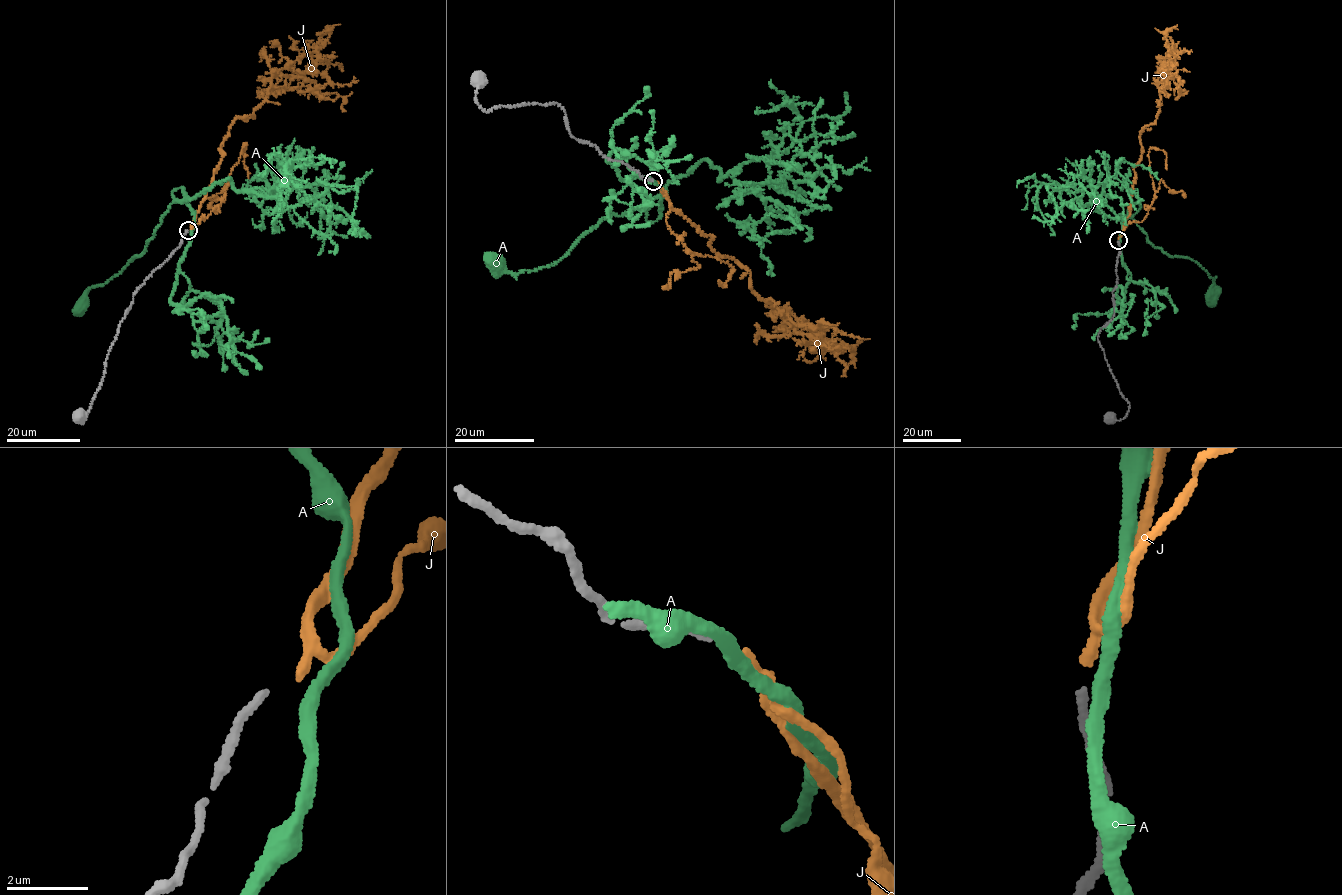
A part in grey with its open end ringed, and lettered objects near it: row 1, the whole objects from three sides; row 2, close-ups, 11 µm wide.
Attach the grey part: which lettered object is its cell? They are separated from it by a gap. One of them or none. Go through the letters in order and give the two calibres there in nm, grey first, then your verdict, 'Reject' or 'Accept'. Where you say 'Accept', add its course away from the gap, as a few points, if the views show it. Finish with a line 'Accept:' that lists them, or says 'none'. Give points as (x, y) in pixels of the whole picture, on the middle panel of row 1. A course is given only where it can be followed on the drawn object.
A: Thickness 190 nm (grey) against 320 nm. Reject
J: Thickness 190 nm (grey) against 170 nm. Accept. Its course: (655, 182), (712, 236), (712, 248), (749, 271), (753, 291), (785, 310), (797, 333), (818, 347), (835, 341)
Accept: J

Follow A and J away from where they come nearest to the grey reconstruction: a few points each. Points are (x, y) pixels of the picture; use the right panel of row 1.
A: (1120, 240), (1128, 208), (1139, 204), (1132, 217), (1148, 241), (1168, 256), (1200, 265), (1213, 279), (1212, 298)
J: (1119, 239), (1139, 134), (1159, 108), (1158, 83), (1174, 73), (1176, 88)

